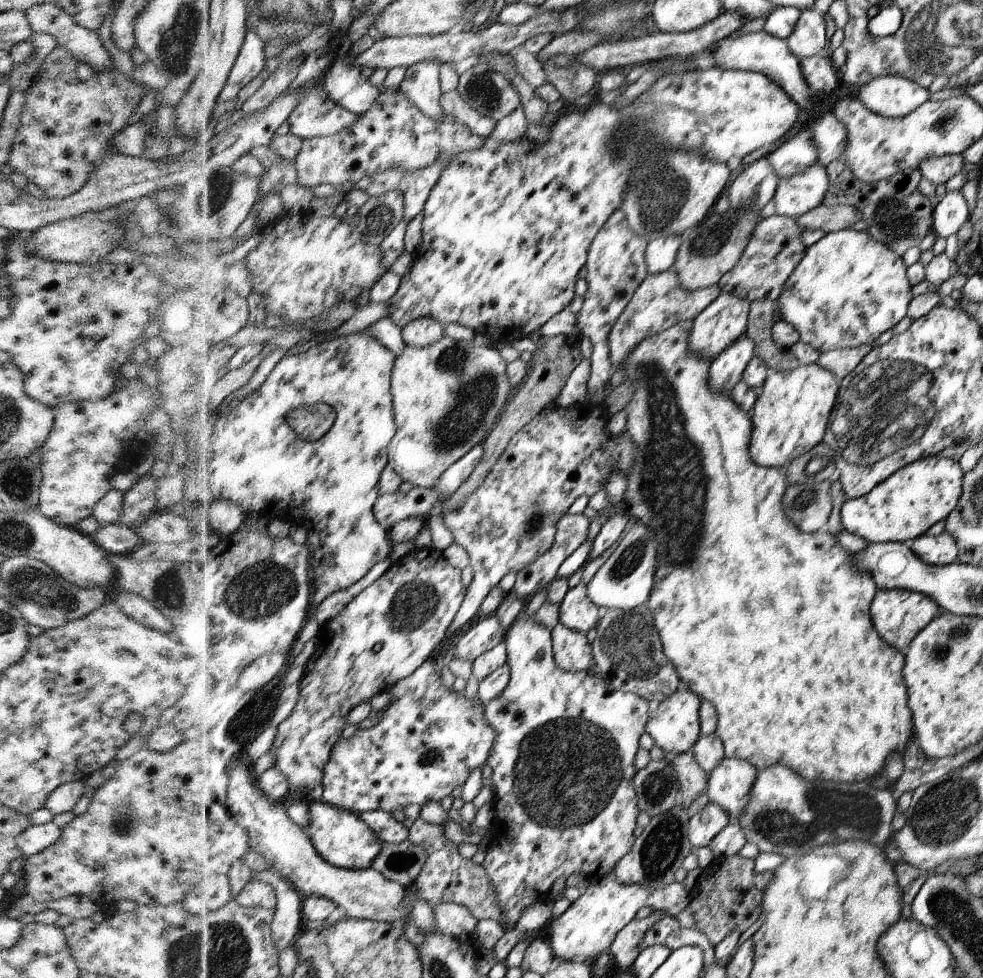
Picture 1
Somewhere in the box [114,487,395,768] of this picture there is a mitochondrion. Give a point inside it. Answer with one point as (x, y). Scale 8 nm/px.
(265, 588)

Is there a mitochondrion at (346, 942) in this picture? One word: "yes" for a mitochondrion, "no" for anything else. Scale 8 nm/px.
no

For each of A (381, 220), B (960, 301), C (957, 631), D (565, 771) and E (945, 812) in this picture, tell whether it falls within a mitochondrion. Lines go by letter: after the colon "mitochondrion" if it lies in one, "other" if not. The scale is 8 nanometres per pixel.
A: mitochondrion
B: other
C: mitochondrion
D: mitochondrion
E: mitochondrion

